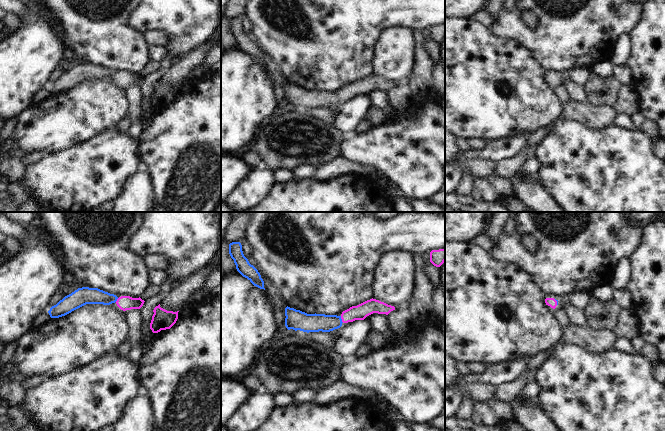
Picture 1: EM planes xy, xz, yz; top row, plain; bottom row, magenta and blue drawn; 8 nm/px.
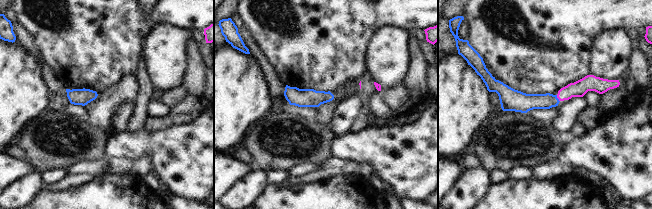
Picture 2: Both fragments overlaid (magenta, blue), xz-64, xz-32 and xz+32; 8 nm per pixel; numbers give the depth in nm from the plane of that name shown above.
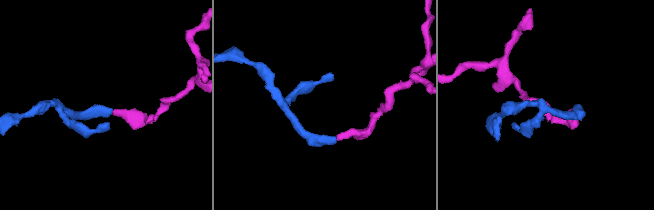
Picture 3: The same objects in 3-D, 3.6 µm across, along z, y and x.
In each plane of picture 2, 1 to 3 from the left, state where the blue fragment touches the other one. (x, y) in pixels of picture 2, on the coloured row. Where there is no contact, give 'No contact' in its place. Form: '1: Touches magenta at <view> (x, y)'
1: No contact
2: No contact
3: Touches magenta at xz+32 (557, 97)

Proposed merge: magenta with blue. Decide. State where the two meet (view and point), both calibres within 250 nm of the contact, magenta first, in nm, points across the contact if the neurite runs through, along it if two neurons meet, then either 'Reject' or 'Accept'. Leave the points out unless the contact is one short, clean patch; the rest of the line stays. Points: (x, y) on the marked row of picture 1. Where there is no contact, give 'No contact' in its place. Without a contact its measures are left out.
Touches magenta at xz (341, 318). Thickness 120 nm (magenta) against 140 nm. Path across: xz (360, 312), (355, 312), (341, 318), (335, 322), (315, 322). Accept

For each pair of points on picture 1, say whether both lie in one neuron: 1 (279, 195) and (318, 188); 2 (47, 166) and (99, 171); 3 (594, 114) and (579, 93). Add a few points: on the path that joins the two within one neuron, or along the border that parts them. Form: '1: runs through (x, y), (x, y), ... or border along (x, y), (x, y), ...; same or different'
1: runs through (289, 195), (308, 195); same
2: runs through (60, 171), (86, 171); same
3: border along (570, 98), (589, 104); different

